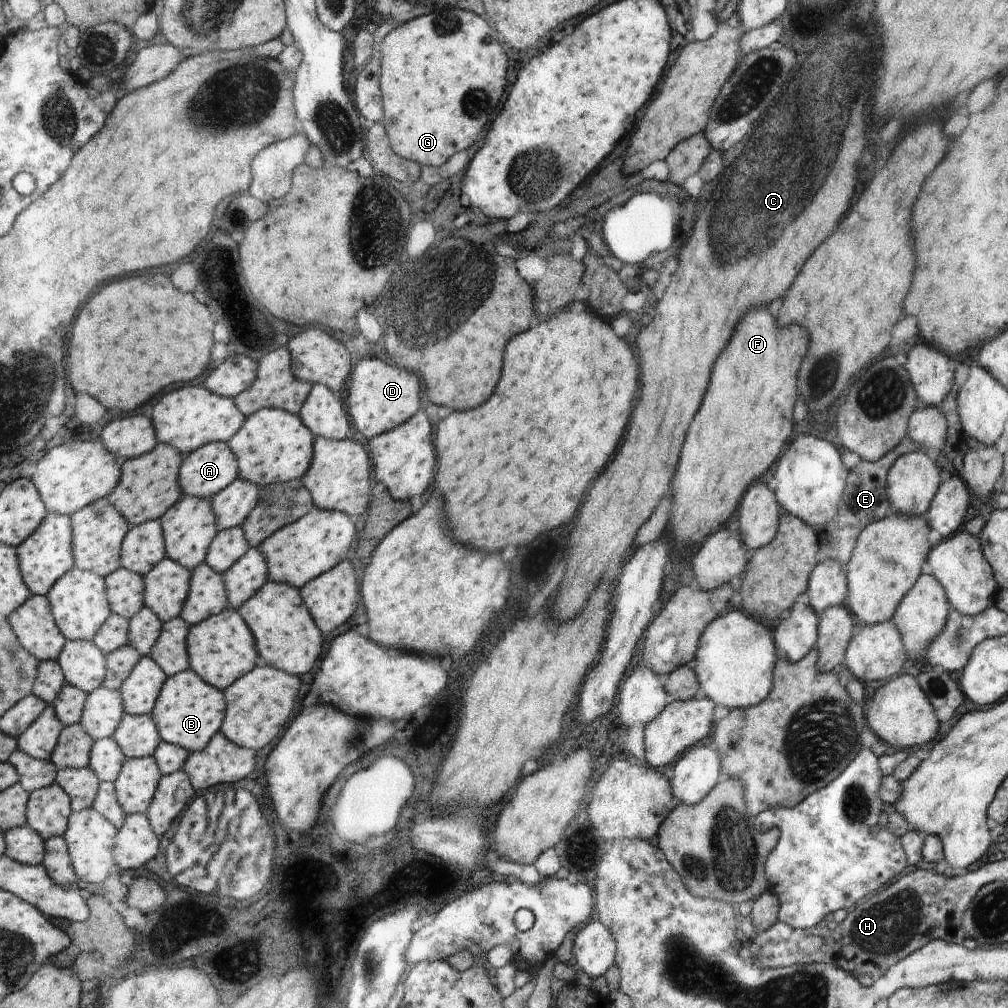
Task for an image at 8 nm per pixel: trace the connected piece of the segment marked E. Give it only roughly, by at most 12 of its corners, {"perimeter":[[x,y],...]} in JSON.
{"perimeter":[[909,436],[850,471],[832,522],[823,559],[846,566],[858,535],[894,510],[887,474],[918,450]]}

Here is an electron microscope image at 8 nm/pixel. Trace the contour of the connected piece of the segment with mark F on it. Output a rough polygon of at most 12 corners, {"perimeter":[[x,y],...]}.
{"perimeter":[[754,310],[714,366],[674,476],[704,542],[780,456],[808,350]]}

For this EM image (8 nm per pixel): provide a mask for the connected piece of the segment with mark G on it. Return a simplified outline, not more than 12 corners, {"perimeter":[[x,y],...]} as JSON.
{"perimeter":[[450,7],[376,44],[392,150],[441,167],[492,118],[508,56]]}

